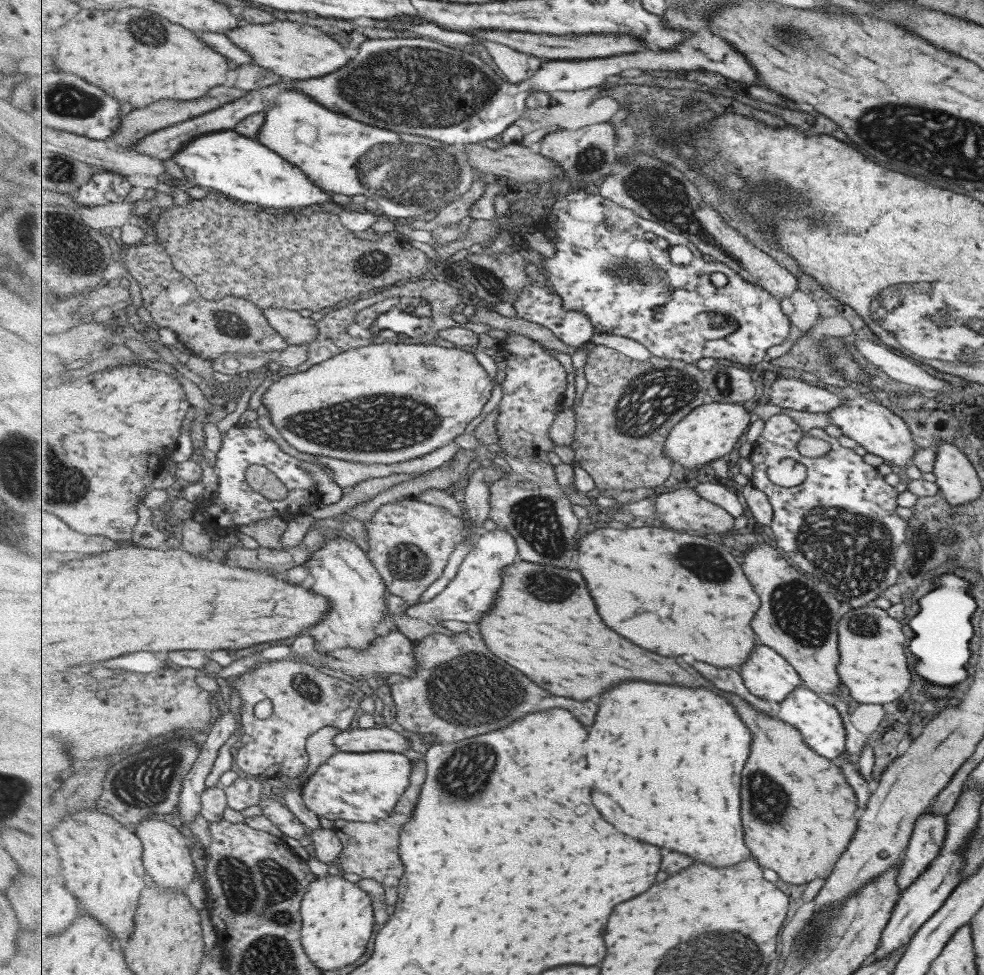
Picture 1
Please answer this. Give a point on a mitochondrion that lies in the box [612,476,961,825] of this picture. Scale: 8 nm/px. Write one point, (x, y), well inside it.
(852, 552)

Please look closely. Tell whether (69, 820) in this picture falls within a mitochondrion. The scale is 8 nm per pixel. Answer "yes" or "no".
no

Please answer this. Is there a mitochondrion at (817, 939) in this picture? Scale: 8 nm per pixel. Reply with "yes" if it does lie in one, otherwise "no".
yes

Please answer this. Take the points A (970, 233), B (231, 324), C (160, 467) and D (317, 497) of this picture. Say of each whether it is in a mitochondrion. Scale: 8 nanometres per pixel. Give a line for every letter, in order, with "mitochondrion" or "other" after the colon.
A: other
B: mitochondrion
C: other
D: other

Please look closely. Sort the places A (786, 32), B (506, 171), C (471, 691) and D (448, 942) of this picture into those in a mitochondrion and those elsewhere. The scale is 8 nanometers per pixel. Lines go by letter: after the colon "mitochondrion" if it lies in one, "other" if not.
A: other
B: other
C: mitochondrion
D: other

